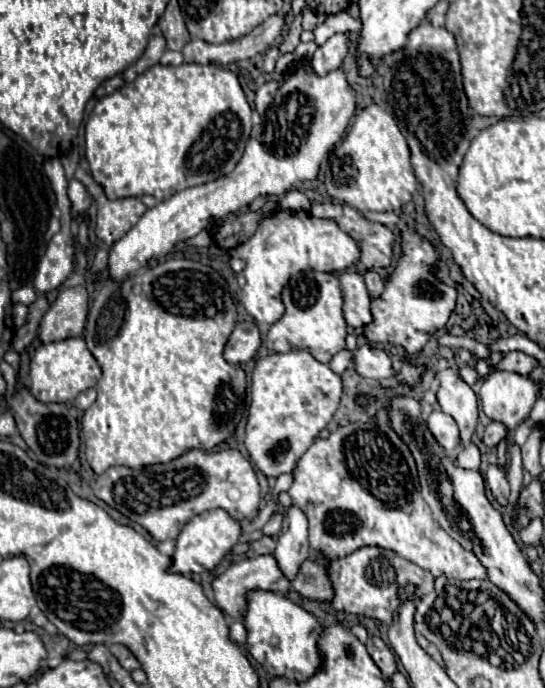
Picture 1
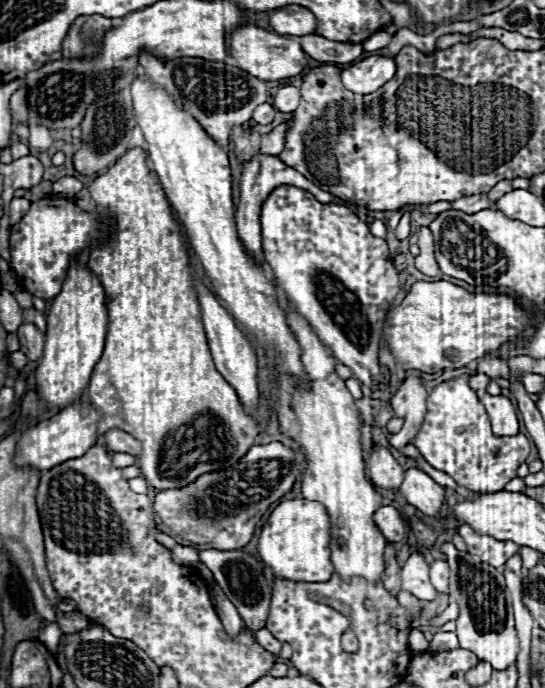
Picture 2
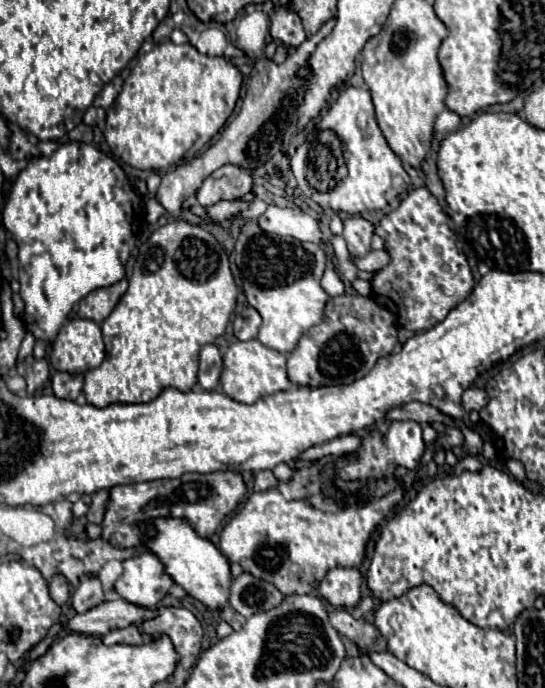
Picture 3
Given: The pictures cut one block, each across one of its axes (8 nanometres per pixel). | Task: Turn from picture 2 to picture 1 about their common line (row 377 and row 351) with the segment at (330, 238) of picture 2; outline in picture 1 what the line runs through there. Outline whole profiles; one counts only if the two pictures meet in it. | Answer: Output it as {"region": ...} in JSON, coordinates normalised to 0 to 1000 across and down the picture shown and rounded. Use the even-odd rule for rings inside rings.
{"region":[[[675,500],[661,503],[650,509],[646,517],[650,538],[664,549],[683,549],[683,552],[712,552],[723,544],[719,526],[705,509],[683,506]]]}

